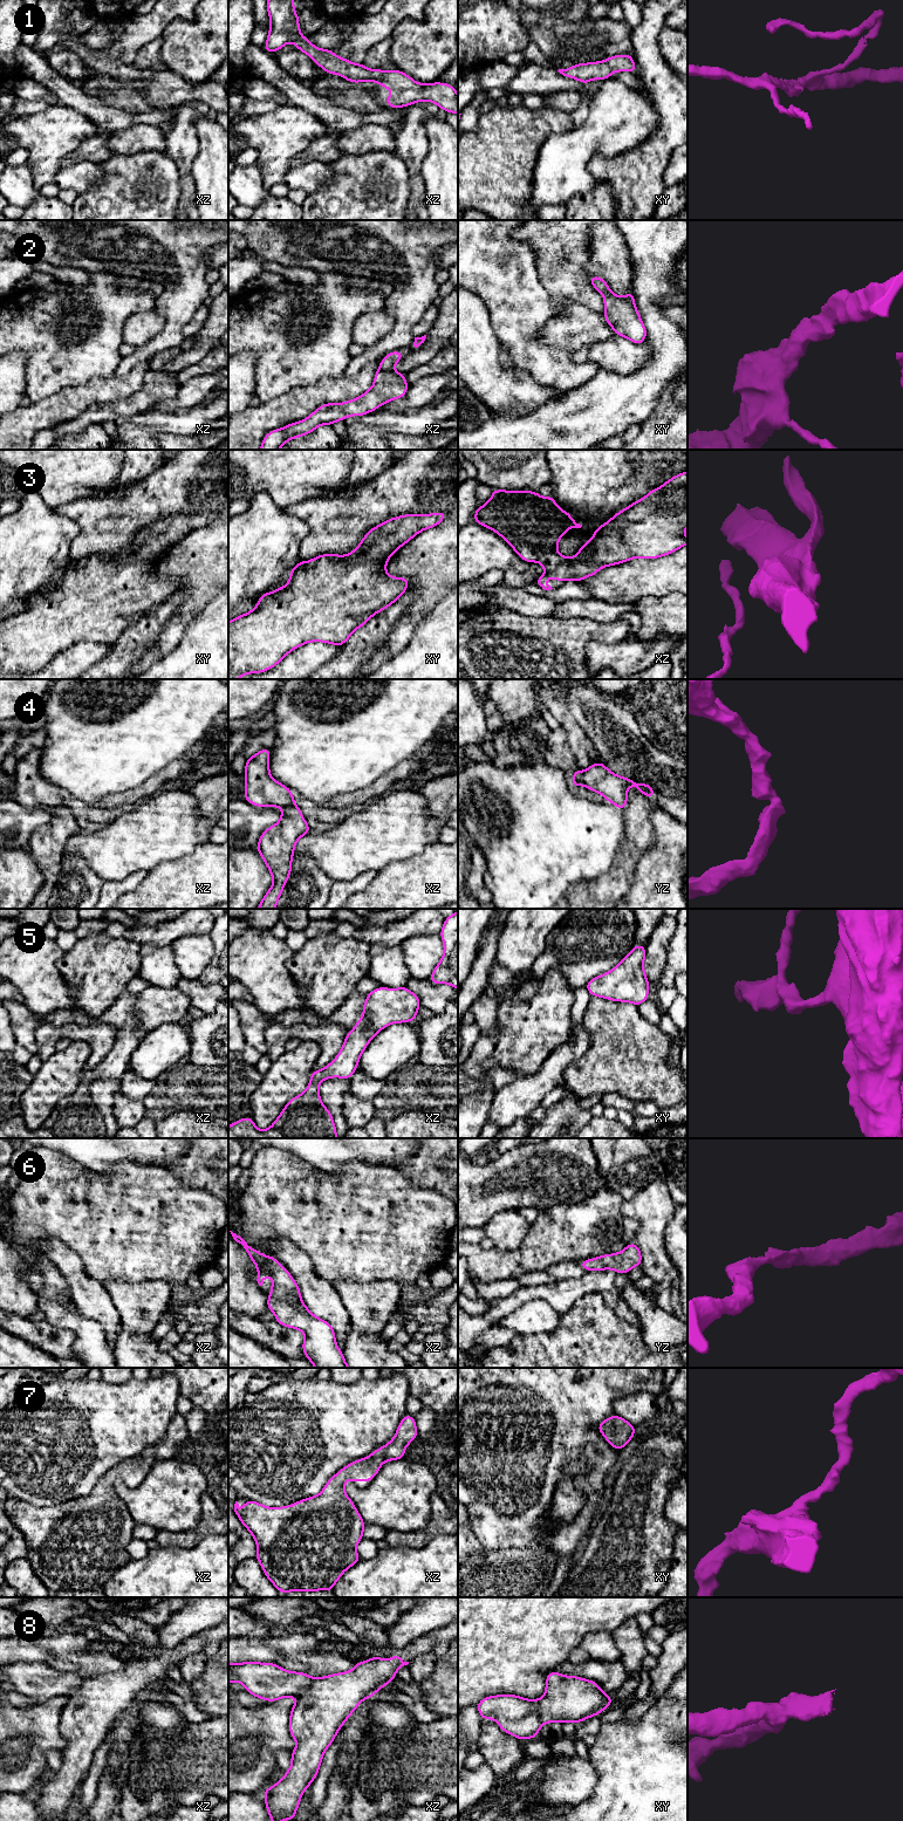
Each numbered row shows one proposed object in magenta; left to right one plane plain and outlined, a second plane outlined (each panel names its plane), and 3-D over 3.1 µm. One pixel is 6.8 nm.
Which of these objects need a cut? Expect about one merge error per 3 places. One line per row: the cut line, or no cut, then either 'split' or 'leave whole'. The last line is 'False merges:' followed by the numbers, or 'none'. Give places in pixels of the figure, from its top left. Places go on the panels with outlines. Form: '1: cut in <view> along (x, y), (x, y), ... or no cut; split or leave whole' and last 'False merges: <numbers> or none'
1: no cut; leave whole
2: no cut; leave whole
3: no cut; leave whole
4: no cut; leave whole
5: no cut; leave whole
6: no cut; leave whole
7: no cut; leave whole
8: no cut; leave whole
False merges: none

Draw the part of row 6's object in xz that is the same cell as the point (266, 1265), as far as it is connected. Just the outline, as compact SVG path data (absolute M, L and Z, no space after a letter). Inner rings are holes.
M228 1231L233 1239L248 1253L258 1268L258 1283L262 1286L267 1275L273 1276L267 1307L275 1314L275 1321L305 1334L302 1350L315 1368L350 1368L343 1351L336 1344L331 1324L316 1317L303 1303L297 1283L289 1271L271 1255L252 1248L240 1235Z

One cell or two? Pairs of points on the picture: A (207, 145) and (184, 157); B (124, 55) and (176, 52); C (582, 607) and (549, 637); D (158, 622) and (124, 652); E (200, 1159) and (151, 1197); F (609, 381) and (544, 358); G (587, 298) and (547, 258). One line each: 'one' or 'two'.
A: two
B: two
C: two
D: one
E: two
F: two
G: one

